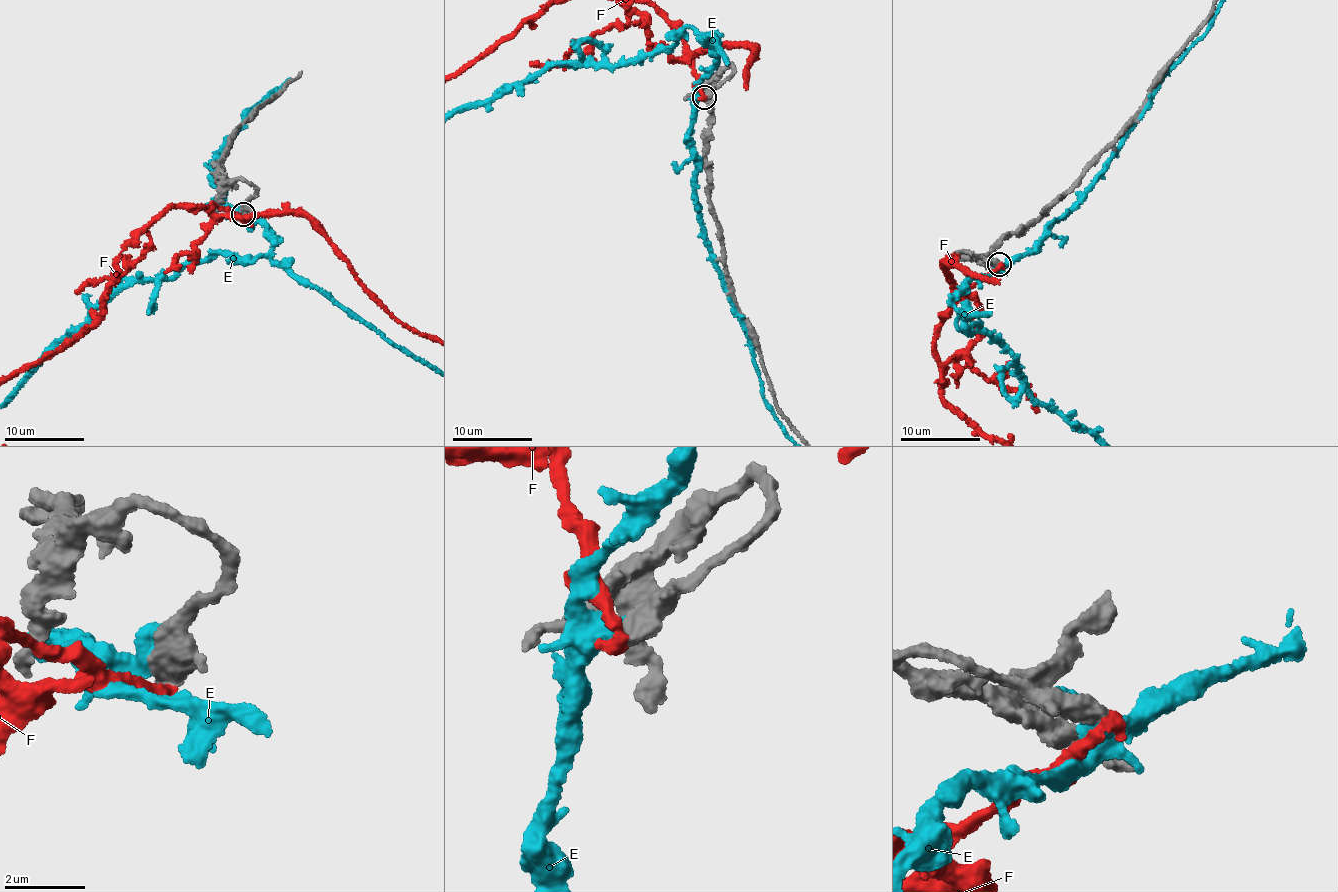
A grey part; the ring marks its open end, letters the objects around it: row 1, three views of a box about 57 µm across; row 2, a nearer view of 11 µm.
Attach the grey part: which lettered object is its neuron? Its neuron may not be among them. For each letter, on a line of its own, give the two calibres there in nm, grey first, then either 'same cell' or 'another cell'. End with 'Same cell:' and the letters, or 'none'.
E: 750 nm thick on the grey side, 550 nm on the other; another cell
F: 600 nm thick on the grey side, 400 nm on the other; same cell
Same cell: F

